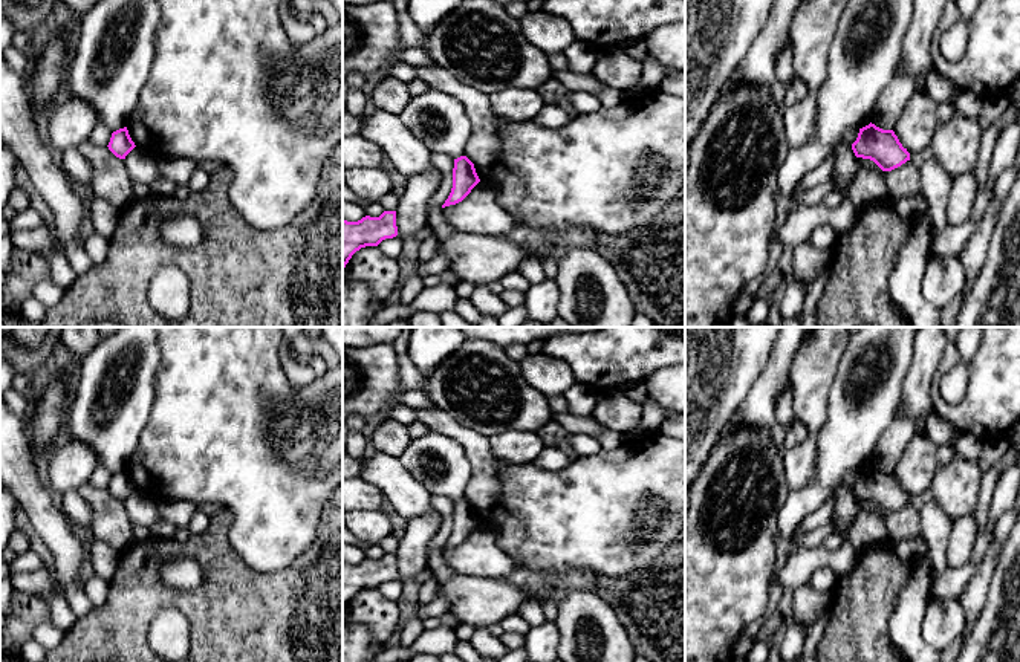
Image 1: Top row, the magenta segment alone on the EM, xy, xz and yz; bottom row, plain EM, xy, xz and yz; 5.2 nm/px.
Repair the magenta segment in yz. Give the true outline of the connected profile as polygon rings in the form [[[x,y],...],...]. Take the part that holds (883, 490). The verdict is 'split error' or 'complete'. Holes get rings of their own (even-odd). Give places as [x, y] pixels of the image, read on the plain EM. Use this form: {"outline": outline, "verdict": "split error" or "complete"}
{"outline": [[[872,465],[859,471],[852,492],[856,500],[873,503],[882,514],[892,514],[910,503],[910,495],[895,474],[882,472]]], "verdict": "complete"}

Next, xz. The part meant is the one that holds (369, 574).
{"outline": [[[384,553],[379,560],[365,558],[358,564],[343,563],[343,612],[361,590],[378,589],[396,578],[396,553]]], "verdict": "complete"}

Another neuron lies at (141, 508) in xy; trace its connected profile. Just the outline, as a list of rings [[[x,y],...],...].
[[[135,489],[125,498],[124,508],[130,524],[150,527],[153,523],[162,520],[156,500],[139,489]]]

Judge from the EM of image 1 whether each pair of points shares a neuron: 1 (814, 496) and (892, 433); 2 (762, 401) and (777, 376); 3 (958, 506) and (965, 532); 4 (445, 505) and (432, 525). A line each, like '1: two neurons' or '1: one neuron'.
1: two neurons
2: one neuron
3: two neurons
4: two neurons

